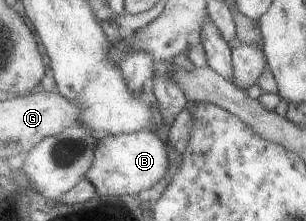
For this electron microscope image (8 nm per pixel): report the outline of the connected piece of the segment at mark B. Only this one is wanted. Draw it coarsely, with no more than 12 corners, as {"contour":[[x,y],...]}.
{"contour":[[148,129],[106,134],[85,177],[124,197],[156,185],[175,159]]}

